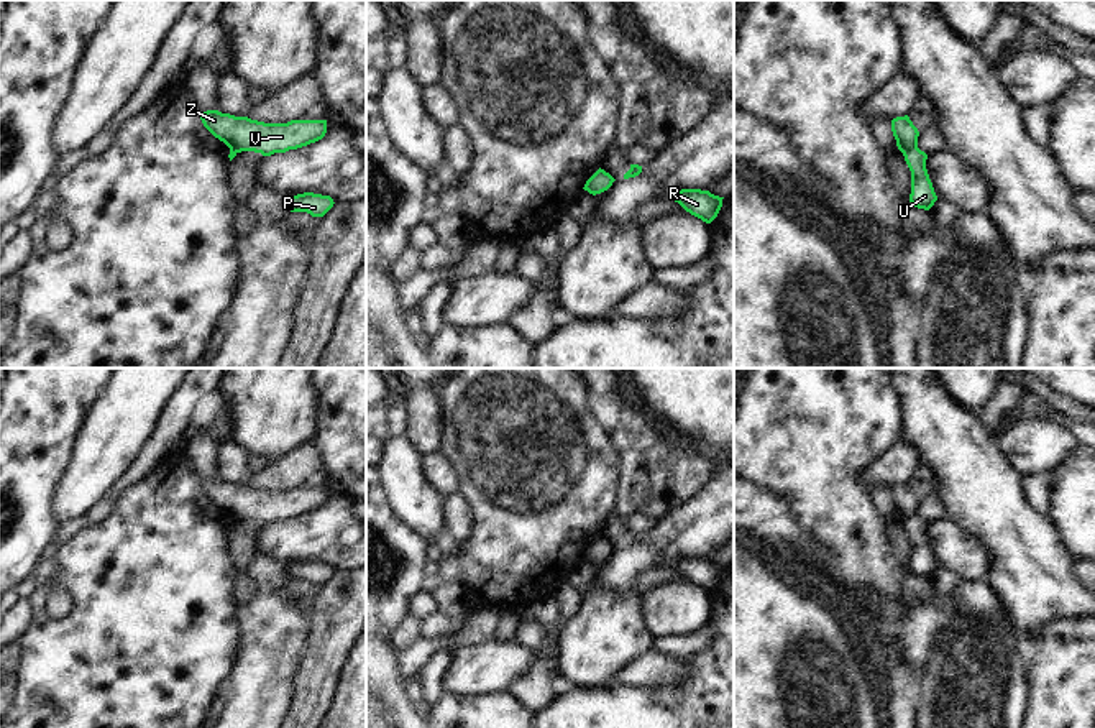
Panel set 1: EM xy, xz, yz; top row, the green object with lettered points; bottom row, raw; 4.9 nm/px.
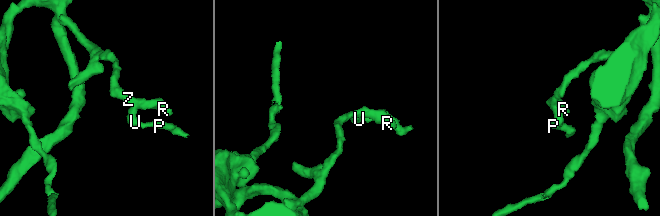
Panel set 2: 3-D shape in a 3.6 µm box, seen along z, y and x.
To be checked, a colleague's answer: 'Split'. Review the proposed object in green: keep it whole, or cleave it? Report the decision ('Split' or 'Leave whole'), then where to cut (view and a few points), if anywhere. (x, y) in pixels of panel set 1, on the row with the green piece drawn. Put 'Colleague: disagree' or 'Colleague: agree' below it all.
Split. Split along yz (916, 145), (903, 153)
Colleague: agree

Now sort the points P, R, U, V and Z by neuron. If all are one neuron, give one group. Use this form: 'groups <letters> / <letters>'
groups P U / R V Z

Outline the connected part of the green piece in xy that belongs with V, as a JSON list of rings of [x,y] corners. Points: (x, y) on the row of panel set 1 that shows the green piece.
[[[218,110],[200,112],[200,120],[204,127],[231,151],[254,151],[263,156],[307,146],[322,140],[327,133],[327,120],[264,123]]]

